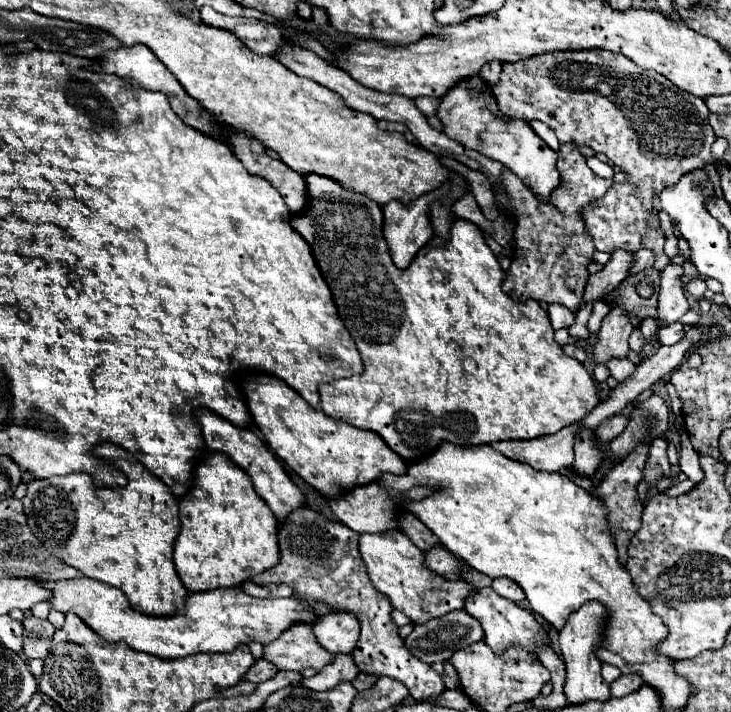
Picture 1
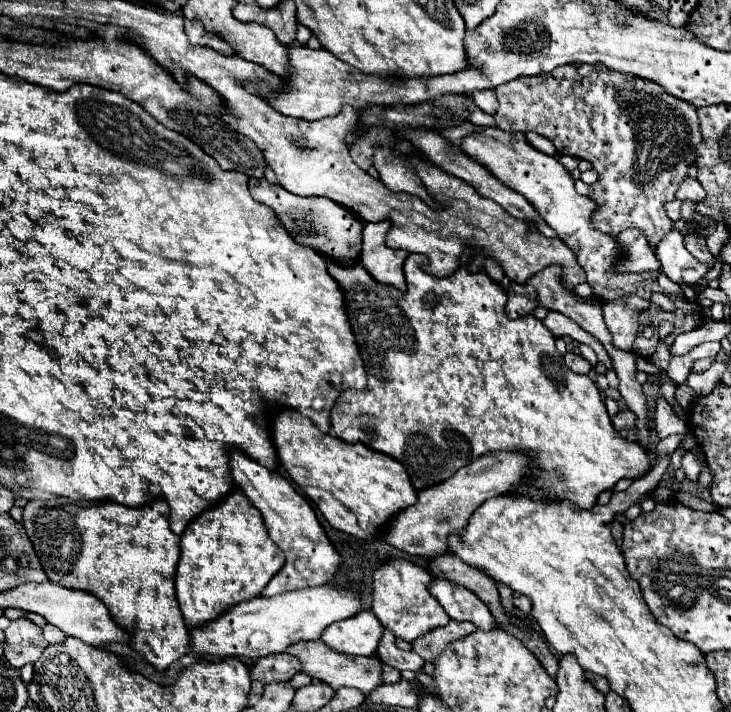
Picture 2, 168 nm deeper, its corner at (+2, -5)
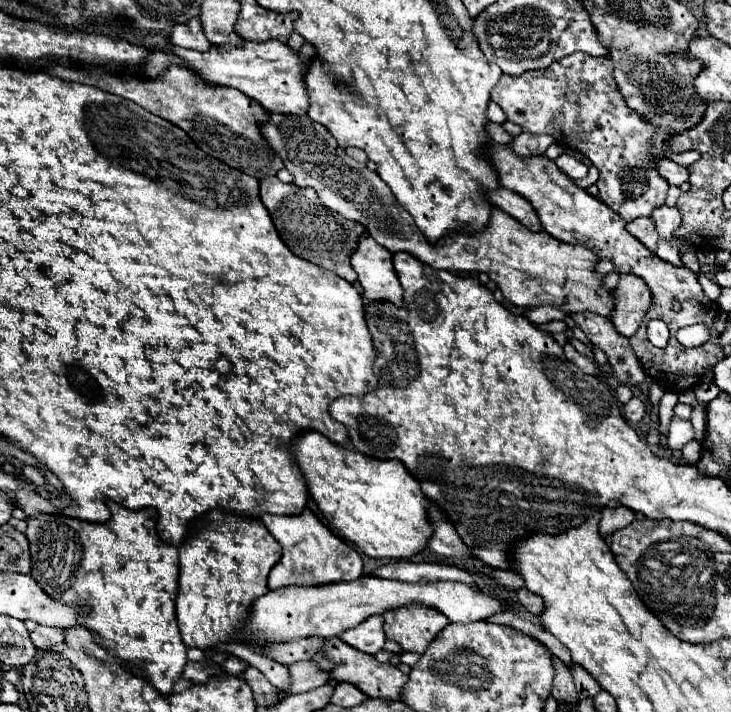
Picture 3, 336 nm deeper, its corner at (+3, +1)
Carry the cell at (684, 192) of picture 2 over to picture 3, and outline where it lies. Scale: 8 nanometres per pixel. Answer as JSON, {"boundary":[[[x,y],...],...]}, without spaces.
{"boundary":[[[668,157],[656,159],[656,169],[658,169],[660,177],[664,177],[670,185],[678,185],[678,187],[680,187],[682,183],[688,181],[688,171],[686,171],[686,167],[674,163],[674,161],[668,159]]]}

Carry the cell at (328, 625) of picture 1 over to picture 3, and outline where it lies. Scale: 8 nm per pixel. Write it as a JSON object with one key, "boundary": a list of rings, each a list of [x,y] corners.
{"boundary":[[[370,617],[362,625],[344,631],[340,635],[340,639],[344,643],[352,645],[354,649],[362,651],[362,653],[376,655],[384,647],[384,641],[386,641],[386,637],[384,637],[384,619],[382,617]]]}

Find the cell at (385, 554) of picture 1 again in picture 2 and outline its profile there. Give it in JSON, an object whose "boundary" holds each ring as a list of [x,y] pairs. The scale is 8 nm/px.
{"boundary":[[[387,559],[373,571],[373,603],[371,611],[377,615],[383,627],[391,629],[395,637],[405,641],[415,641],[419,635],[449,623],[449,615],[443,611],[441,603],[431,595],[429,587],[433,583],[433,575],[411,563],[409,559]]]}

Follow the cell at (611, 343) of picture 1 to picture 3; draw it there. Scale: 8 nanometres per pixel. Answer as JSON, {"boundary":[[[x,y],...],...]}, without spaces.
{"boundary":[[[622,273],[620,283],[614,289],[616,309],[612,313],[612,323],[624,337],[632,337],[640,327],[644,315],[652,307],[652,293],[648,285],[632,273]]]}

